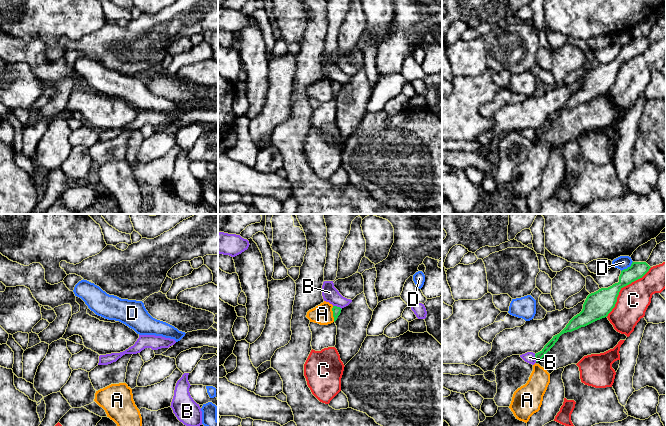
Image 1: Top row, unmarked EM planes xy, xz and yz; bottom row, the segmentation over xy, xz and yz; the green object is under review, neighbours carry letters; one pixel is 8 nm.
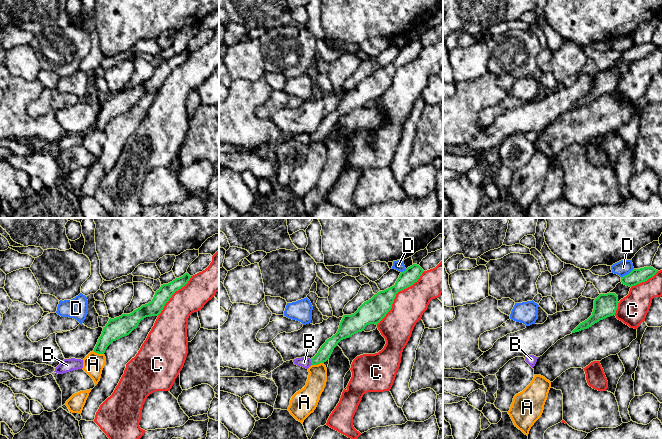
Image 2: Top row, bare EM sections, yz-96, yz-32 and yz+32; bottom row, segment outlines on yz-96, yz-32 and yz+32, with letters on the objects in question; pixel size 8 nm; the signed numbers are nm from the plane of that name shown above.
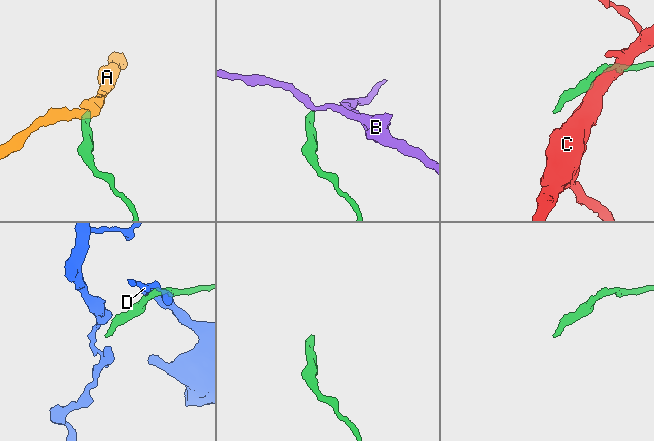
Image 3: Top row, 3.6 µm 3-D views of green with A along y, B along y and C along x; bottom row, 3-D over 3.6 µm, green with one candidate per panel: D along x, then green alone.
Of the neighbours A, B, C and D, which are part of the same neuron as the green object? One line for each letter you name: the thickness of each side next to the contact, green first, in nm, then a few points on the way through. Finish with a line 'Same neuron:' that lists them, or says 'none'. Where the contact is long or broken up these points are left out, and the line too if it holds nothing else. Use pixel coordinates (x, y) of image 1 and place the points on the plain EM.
Same neuron: none

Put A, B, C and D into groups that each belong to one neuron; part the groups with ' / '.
A / B / C / D

